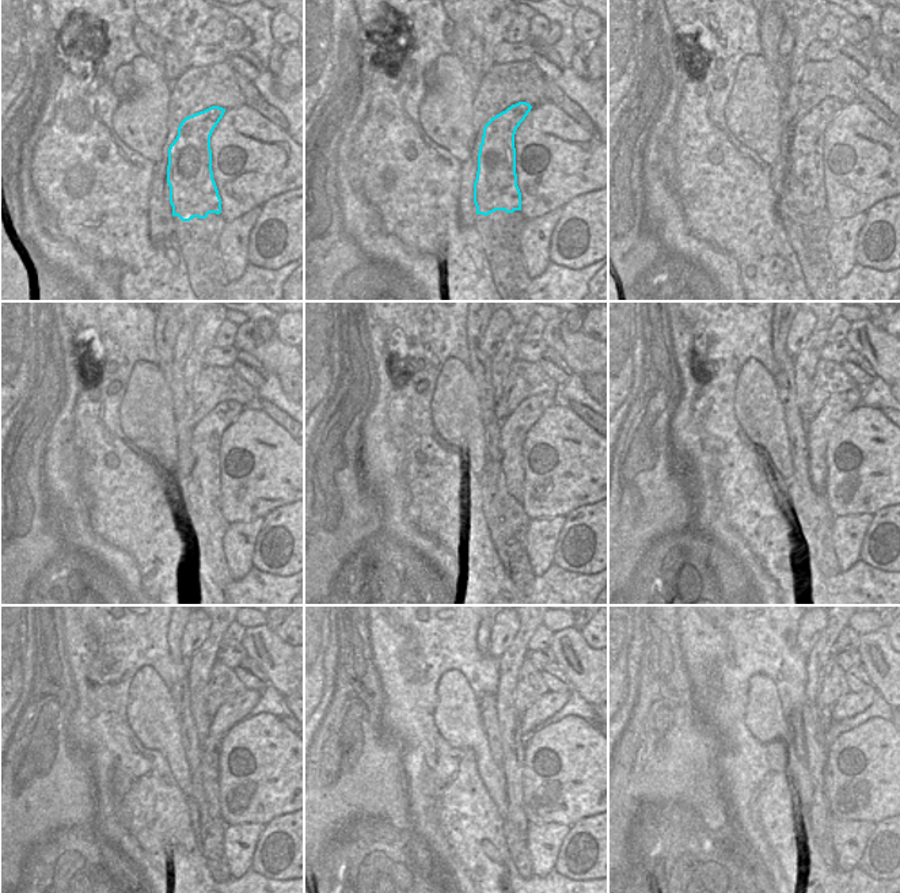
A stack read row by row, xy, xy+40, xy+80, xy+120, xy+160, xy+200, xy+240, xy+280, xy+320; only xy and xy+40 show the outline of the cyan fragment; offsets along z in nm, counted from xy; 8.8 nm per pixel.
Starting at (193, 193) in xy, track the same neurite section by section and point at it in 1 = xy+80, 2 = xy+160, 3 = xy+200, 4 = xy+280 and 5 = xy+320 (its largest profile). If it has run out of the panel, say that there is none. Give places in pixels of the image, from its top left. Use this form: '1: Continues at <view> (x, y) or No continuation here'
1: Continues at xy+80 (804, 189)
2: Continues at xy+160 (513, 430)
3: Continues at xy+200 (819, 428)
4: Continues at xy+280 (546, 706)
5: Continues at xy+320 (853, 703).

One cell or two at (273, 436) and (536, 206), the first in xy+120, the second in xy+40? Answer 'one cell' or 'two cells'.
one cell

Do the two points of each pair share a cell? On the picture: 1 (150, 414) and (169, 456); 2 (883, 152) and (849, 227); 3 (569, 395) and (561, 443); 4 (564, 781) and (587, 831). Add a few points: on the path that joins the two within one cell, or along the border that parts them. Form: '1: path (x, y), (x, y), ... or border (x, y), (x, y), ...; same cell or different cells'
1: path (150, 425), (162, 445); same cell
2: border (865, 212), (834, 221); different cells
3: border (557, 403), (568, 406); different cells
4: border (593, 814), (580, 819), (572, 827); different cells

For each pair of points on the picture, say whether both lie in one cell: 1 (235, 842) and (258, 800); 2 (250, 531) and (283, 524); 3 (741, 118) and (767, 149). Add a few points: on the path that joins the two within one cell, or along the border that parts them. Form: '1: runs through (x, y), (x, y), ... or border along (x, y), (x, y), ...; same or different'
1: border along (227, 823), (265, 824); different
2: border along (262, 519), (254, 553), (250, 558); different
3: runs through (750, 126), (764, 141); same

